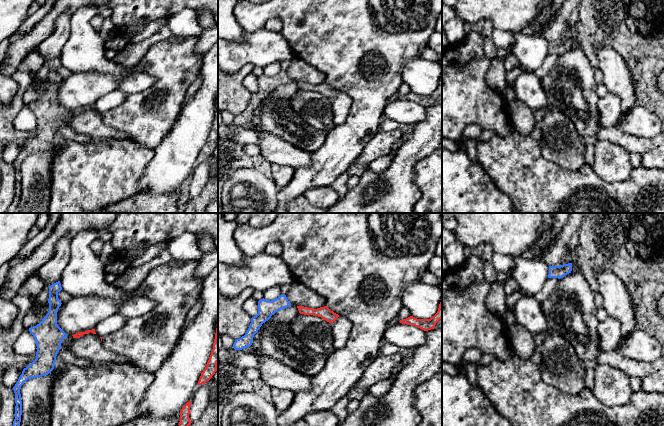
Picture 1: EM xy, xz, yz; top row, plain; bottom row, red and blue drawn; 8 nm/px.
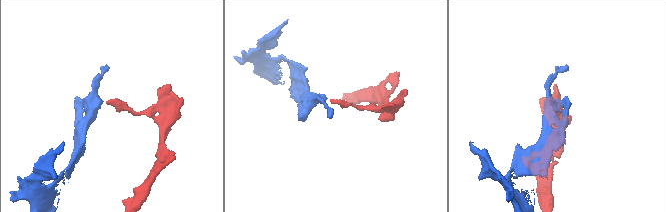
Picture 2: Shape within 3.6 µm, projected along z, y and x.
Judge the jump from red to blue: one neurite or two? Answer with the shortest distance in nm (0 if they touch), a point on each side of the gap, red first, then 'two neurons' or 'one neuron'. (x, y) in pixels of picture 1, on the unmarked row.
gap 50 nm; span xy (72, 111), (66, 111); one neuron

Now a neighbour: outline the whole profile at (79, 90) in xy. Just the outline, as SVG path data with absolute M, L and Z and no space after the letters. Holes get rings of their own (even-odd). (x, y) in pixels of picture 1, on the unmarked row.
M127 70L122 73L73 73L59 83L57 100L68 111L92 106L105 94L118 89L127 74Z

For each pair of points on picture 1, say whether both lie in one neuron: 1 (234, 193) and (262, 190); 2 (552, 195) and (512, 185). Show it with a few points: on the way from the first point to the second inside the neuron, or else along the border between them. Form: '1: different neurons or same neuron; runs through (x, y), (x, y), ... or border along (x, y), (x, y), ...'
1: same neuron; runs through (241, 193), (255, 193)
2: same neuron; runs through (542, 191), (535, 185), (522, 185)

